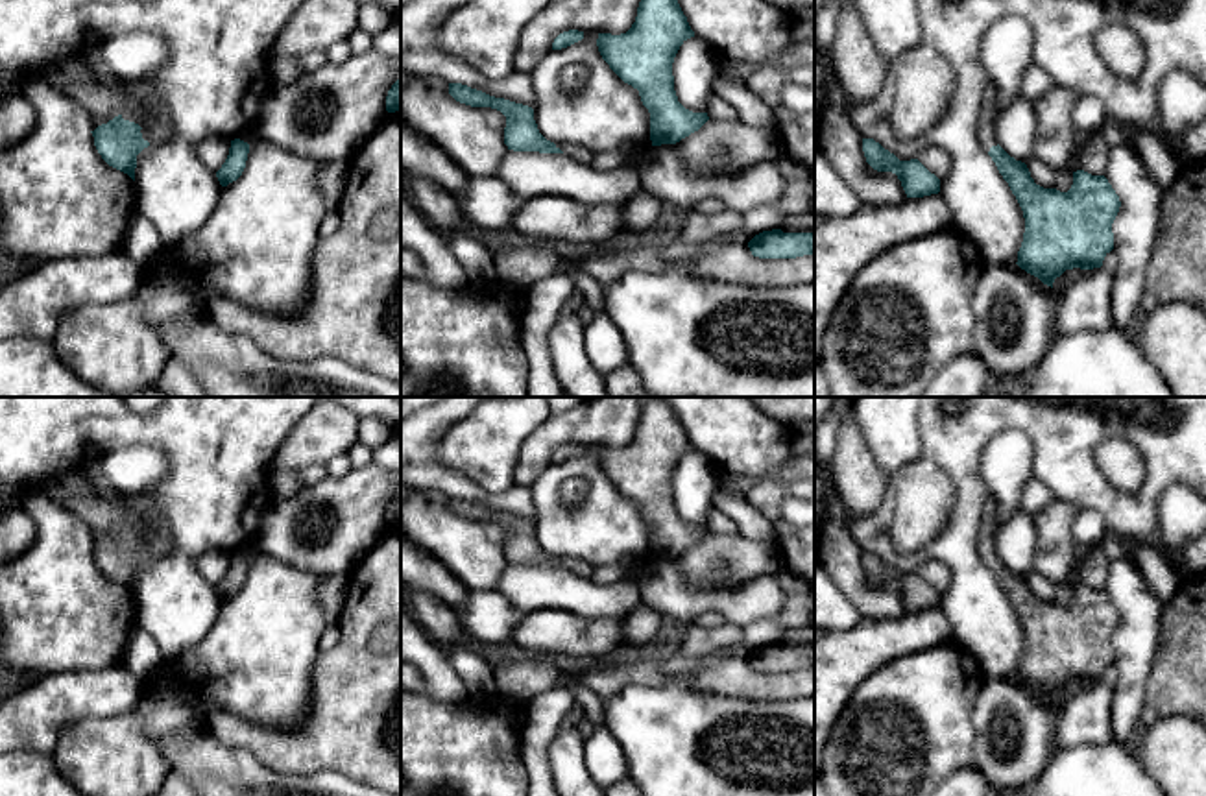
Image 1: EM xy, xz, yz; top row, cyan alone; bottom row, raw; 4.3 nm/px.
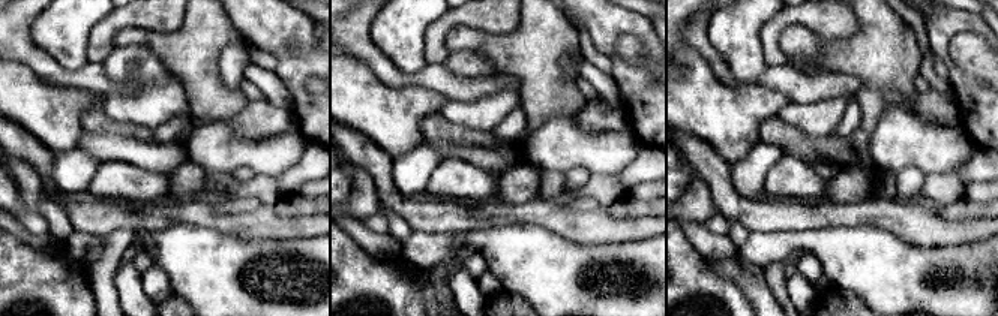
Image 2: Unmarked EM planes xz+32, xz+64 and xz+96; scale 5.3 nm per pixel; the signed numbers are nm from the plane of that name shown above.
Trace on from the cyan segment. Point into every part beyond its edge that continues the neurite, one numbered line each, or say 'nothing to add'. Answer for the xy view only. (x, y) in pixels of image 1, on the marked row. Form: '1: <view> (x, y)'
1: xy (157, 132)

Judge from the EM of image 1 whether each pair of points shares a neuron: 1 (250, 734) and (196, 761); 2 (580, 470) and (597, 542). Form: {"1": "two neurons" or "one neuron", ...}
{"1": "two neurons", "2": "one neuron"}

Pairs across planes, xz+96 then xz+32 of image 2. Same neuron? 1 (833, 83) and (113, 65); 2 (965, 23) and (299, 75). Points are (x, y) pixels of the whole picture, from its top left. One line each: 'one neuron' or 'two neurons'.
1: two neurons
2: one neuron

